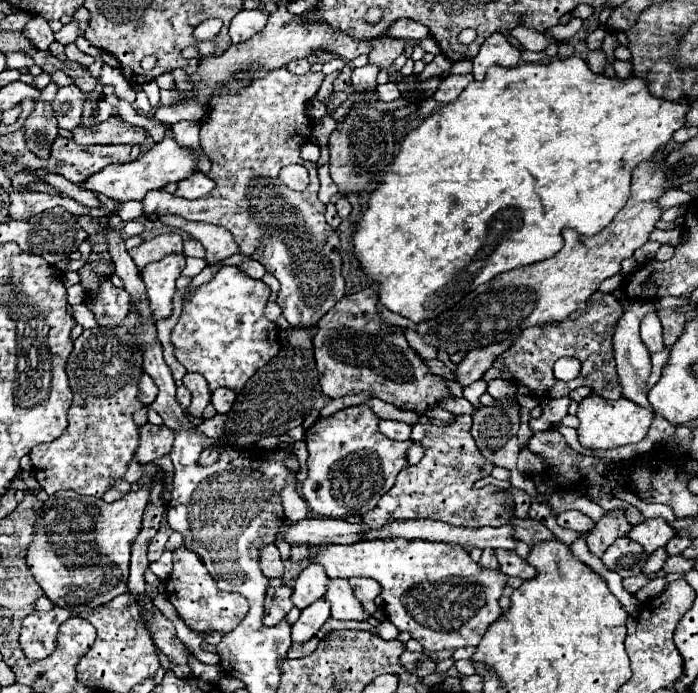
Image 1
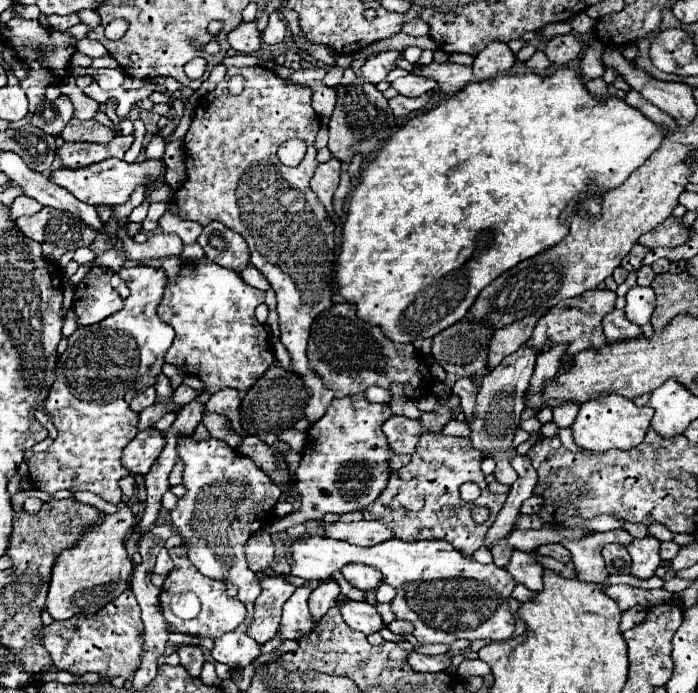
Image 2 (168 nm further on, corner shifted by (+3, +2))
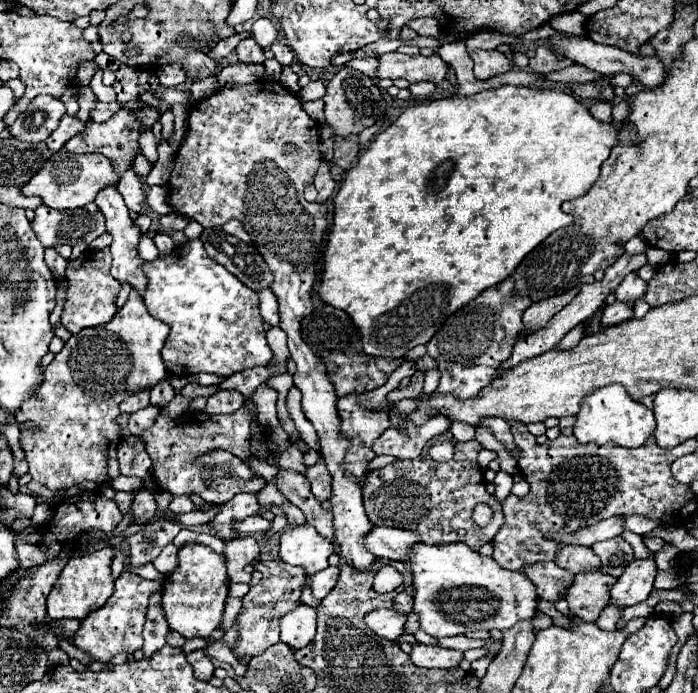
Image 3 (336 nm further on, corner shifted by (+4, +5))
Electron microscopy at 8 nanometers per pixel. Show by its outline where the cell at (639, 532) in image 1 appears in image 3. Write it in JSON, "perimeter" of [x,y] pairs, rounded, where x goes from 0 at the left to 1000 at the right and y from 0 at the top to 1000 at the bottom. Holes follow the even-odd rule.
{"perimeter":[[[937,801],[926,807],[908,807],[880,841],[874,853],[877,867],[888,870],[888,876],[903,876],[917,867],[926,867],[934,853],[940,824],[943,821],[940,821]]]}

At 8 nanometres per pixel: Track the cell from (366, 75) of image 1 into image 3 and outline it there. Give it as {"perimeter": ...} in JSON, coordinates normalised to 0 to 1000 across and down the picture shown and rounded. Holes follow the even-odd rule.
{"perimeter":[[[564,74],[542,82],[539,108],[544,114],[579,111],[587,120],[596,120],[596,117],[630,120],[639,111],[639,102],[642,102],[642,94],[625,76],[616,82],[607,82],[607,79],[576,79]]]}

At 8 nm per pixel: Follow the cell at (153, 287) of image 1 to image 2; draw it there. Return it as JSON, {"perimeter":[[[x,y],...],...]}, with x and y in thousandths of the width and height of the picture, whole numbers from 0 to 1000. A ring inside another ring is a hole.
{"perimeter":[[[179,384],[168,395],[179,404],[179,410],[188,418],[176,447],[162,453],[159,459],[145,462],[142,468],[113,470],[99,485],[96,505],[82,519],[82,545],[64,574],[64,597],[73,600],[85,626],[64,652],[47,655],[39,670],[47,704],[59,704],[70,713],[82,707],[125,707],[159,727],[173,724],[176,713],[170,704],[170,693],[185,684],[173,672],[173,652],[182,644],[182,638],[193,632],[199,609],[199,597],[185,589],[185,580],[199,566],[211,563],[213,557],[222,557],[225,540],[231,540],[234,517],[251,488],[251,476],[225,456],[225,439],[231,436],[239,407],[236,392],[231,387],[213,384]]]}

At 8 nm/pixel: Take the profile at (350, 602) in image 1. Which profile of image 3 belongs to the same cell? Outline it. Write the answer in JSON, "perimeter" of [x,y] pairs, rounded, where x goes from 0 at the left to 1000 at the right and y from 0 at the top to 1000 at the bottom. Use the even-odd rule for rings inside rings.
{"perimeter":[[[539,879],[521,887],[521,899],[533,913],[550,922],[570,922],[576,916],[576,902],[582,896],[579,885],[570,885],[564,879]]]}

